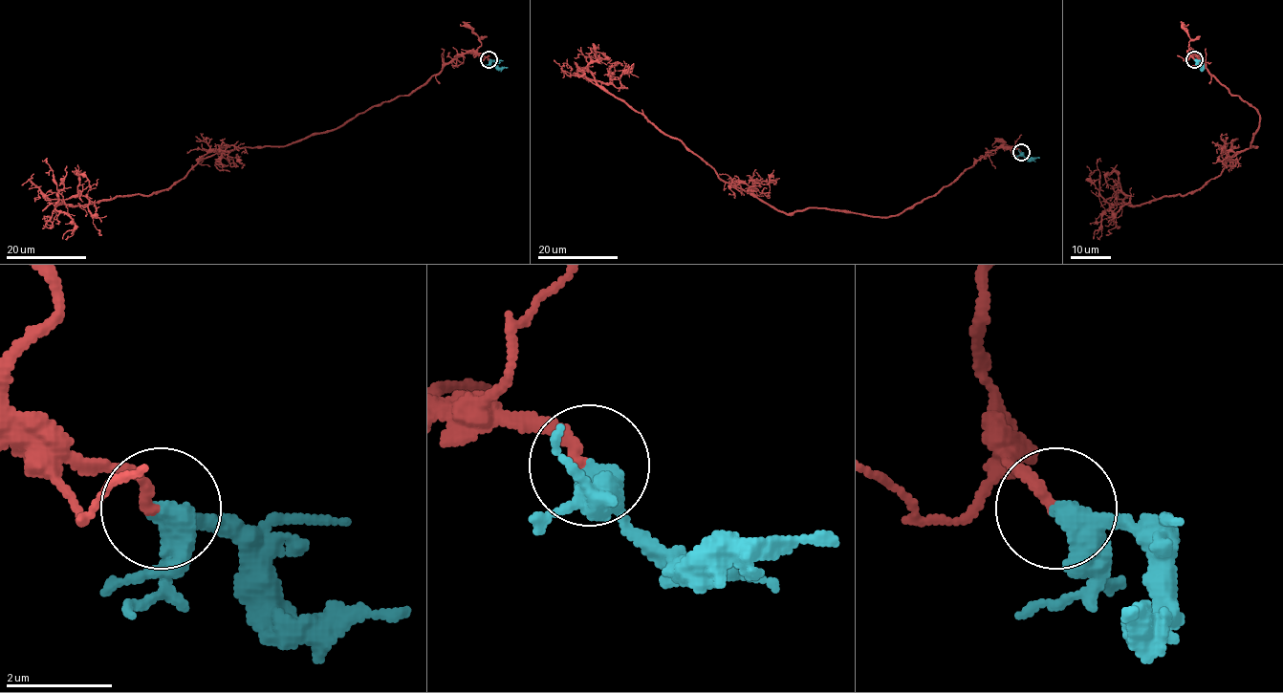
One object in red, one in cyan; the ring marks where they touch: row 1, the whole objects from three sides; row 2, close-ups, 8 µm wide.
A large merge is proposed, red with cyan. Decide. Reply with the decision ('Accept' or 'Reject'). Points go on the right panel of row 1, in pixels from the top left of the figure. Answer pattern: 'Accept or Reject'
Accept

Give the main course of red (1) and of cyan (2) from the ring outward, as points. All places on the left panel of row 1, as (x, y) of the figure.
1: (489, 59), (459, 54), (417, 90), (337, 128), (201, 159), (148, 195), (63, 202), (84, 196), (101, 235)
2: (489, 59), (499, 68), (507, 67)

